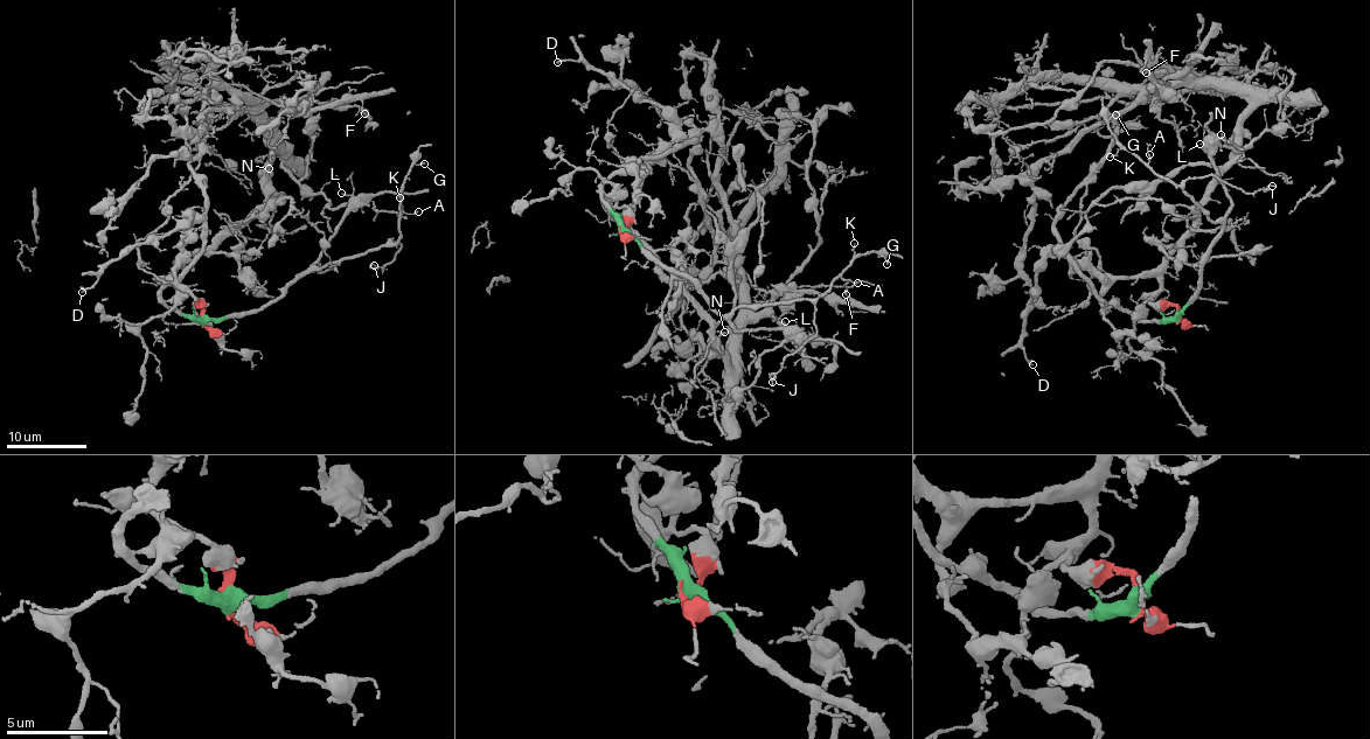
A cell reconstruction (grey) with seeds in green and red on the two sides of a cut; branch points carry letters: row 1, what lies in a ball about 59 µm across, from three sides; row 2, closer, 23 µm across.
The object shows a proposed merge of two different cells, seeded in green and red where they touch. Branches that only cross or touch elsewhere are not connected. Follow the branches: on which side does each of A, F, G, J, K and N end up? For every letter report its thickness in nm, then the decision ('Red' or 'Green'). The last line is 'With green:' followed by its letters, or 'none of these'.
A: Thickness 90 nm. Green
F: Thickness 120 nm. Red
G: Thickness 110 nm. Green
J: Thickness 100 nm. Green
K: Thickness 110 nm. Green
N: Thickness 130 nm. Red
With green: A, G, J, K

